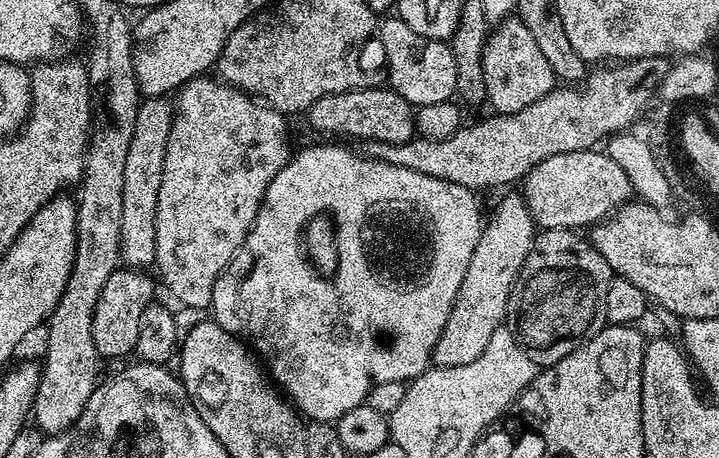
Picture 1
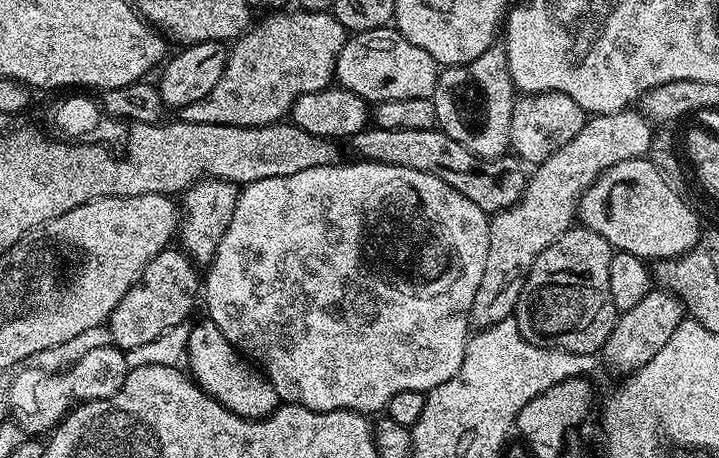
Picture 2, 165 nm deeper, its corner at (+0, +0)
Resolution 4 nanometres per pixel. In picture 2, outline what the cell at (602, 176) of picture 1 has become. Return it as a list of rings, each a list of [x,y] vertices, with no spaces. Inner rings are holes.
[[[623,160],[607,168],[592,185],[580,195],[578,205],[578,220],[581,225],[594,234],[602,234],[606,242],[618,252],[629,252],[641,256],[646,262],[673,260],[683,252],[689,252],[702,235],[700,220],[692,213],[692,208],[680,197],[681,193],[662,178],[662,174],[652,165],[651,160]]]

